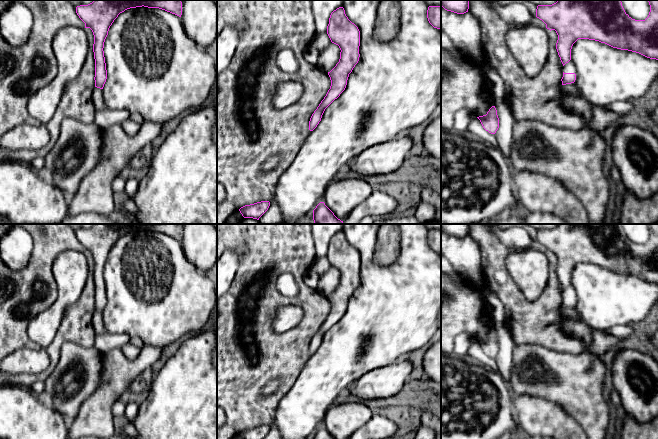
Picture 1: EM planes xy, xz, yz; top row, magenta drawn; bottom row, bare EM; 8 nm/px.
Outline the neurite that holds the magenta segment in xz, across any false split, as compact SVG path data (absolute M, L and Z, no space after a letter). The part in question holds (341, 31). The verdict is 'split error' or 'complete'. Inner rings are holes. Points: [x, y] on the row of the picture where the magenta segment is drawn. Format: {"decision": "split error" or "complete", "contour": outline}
{"decision": "complete", "contour": "M339 7L331 13L327 34L331 42L339 46L341 50L340 59L336 66L328 72L331 86L310 118L310 131L317 127L325 109L345 90L349 74L358 63L360 57L360 31L348 19L343 7Z"}

